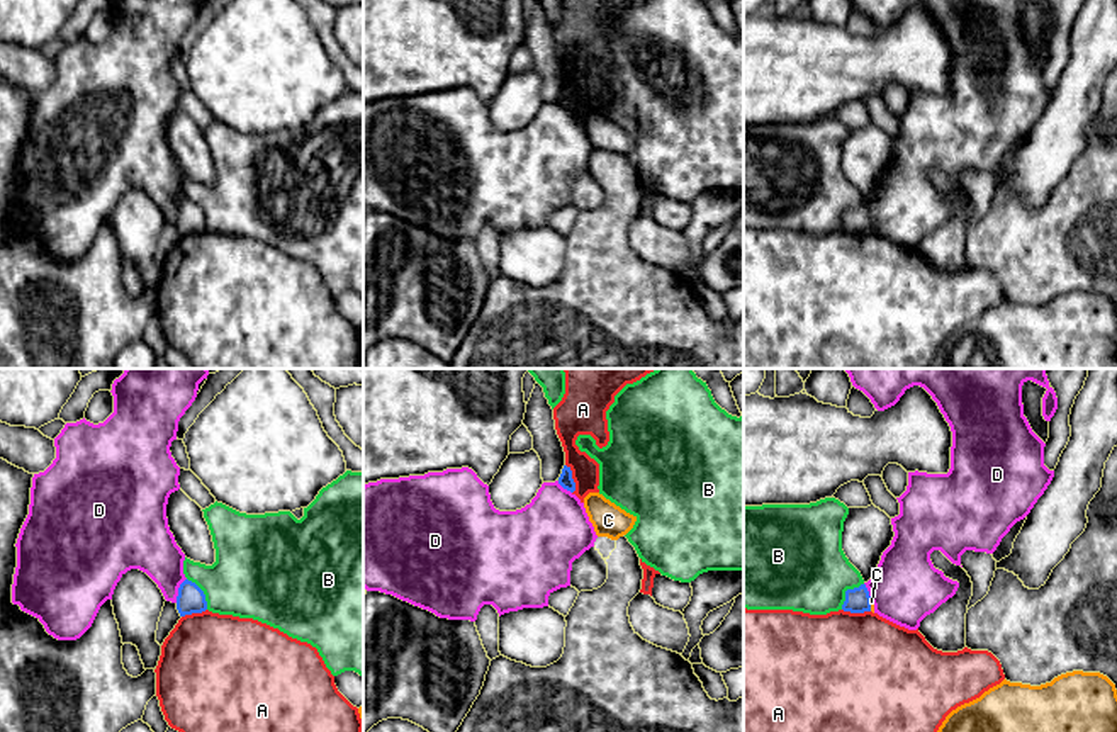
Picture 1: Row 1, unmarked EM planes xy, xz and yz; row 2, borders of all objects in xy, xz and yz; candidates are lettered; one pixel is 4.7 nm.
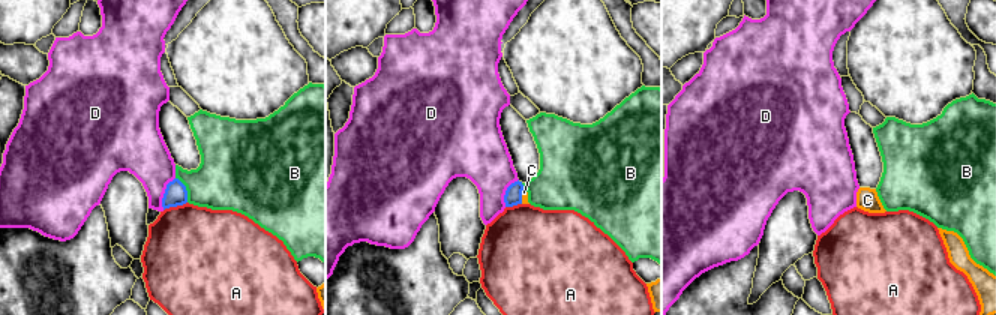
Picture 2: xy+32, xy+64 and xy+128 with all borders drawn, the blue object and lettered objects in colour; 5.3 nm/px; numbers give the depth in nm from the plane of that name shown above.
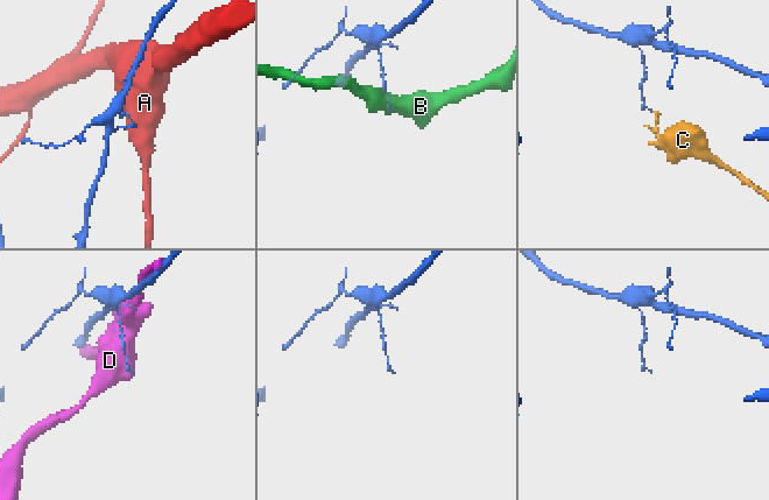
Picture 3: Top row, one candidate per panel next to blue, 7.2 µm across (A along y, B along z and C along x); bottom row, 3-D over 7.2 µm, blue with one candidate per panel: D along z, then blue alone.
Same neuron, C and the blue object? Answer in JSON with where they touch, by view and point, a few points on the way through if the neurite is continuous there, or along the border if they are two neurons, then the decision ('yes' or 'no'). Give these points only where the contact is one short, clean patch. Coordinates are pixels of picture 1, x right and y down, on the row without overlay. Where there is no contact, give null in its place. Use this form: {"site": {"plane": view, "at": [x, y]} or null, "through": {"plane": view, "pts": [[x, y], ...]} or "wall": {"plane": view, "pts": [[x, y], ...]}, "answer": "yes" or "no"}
{"site": {"plane": "yz", "at": [870, 226]}, "wall": {"plane": "yz", "pts": [[870, 221], [871, 230]]}, "answer": "no"}

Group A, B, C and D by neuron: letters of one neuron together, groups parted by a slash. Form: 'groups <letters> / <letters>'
groups A / B / C / D

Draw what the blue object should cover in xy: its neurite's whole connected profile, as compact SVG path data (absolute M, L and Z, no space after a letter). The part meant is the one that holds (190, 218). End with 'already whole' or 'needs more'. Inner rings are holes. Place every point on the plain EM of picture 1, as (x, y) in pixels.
M185 199L178 207L177 229L180 236L205 231L207 221L204 211L195 202Z | already whole

